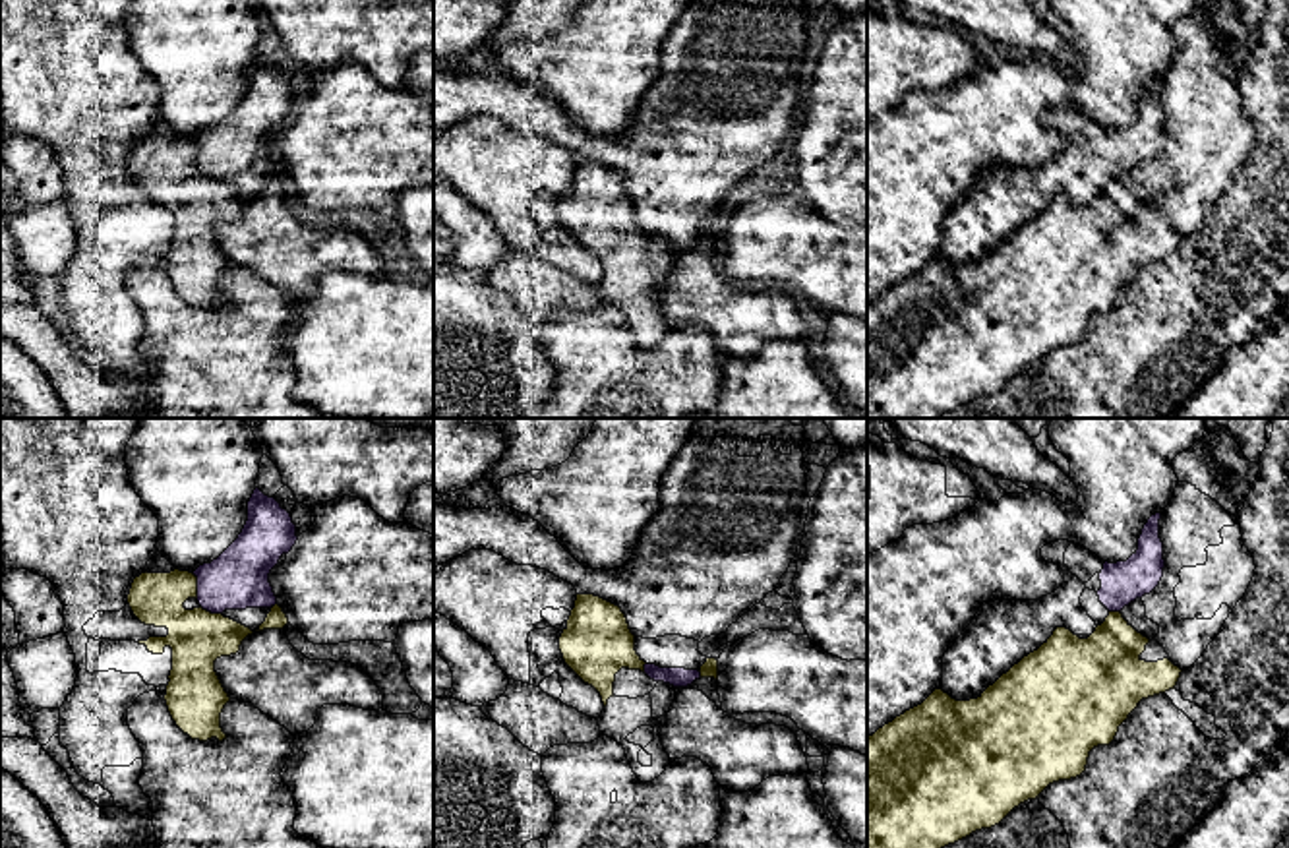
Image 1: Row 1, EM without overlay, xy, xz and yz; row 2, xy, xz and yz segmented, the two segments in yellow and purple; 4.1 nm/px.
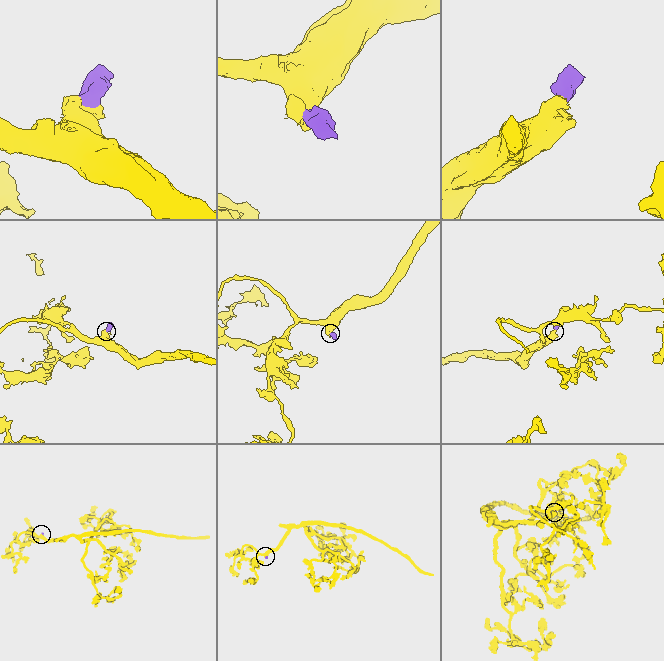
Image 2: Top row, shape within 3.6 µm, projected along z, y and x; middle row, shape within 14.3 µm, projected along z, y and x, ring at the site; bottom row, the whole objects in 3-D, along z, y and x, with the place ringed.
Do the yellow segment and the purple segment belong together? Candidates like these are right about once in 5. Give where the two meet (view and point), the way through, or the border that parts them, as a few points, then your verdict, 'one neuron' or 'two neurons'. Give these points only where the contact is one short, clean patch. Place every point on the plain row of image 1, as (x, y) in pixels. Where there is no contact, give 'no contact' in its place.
xy (196, 151) | along xy (192, 140), (198, 163) | two neurons

